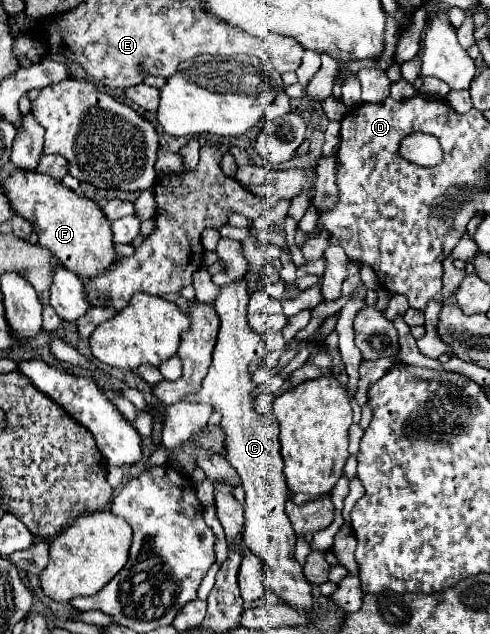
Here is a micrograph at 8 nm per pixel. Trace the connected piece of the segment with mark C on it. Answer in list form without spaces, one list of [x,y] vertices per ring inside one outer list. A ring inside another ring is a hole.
[[[242,280],[230,286],[222,286],[214,308],[220,316],[220,334],[216,348],[212,352],[212,364],[198,392],[188,396],[188,402],[210,404],[222,414],[222,428],[226,432],[226,460],[236,468],[242,478],[242,488],[246,492],[244,502],[244,544],[262,558],[264,588],[268,594],[284,600],[284,604],[302,610],[302,614],[312,612],[310,582],[302,574],[302,566],[294,560],[296,534],[284,512],[286,504],[286,480],[284,462],[280,456],[278,426],[276,422],[258,416],[254,410],[256,398],[250,394],[254,390],[254,380],[250,368],[264,358],[264,344],[260,336],[248,328],[246,306],[248,292]]]

